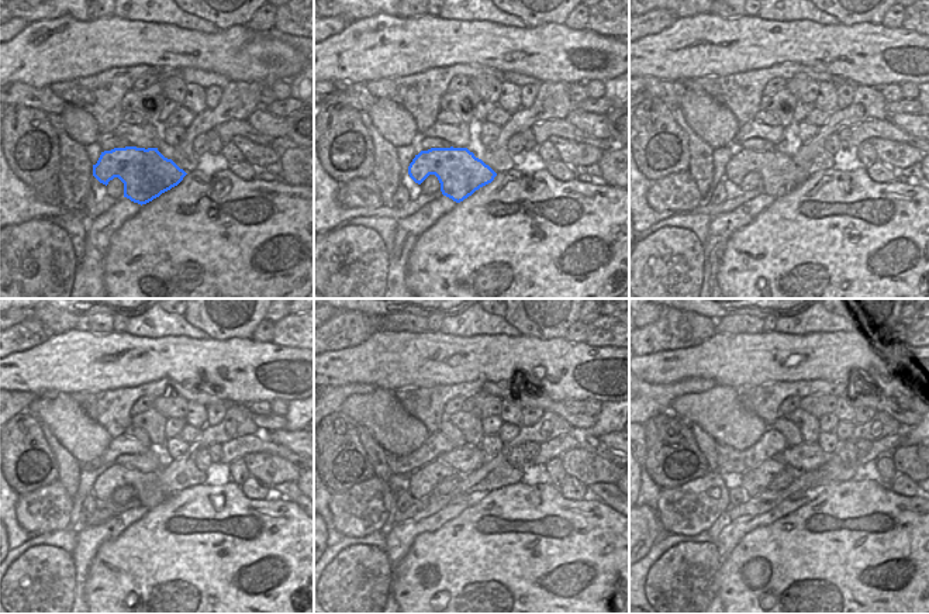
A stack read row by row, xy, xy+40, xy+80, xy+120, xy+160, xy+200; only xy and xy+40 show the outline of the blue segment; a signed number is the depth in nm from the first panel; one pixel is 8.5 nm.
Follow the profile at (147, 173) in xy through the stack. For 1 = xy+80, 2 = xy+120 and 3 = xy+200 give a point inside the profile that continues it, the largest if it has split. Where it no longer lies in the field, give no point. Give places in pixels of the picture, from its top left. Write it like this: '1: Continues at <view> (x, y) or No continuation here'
1: Continues at xy+80 (780, 175)
2: Continues at xy+120 (149, 492)
3: Continues at xy+200 (753, 482).

